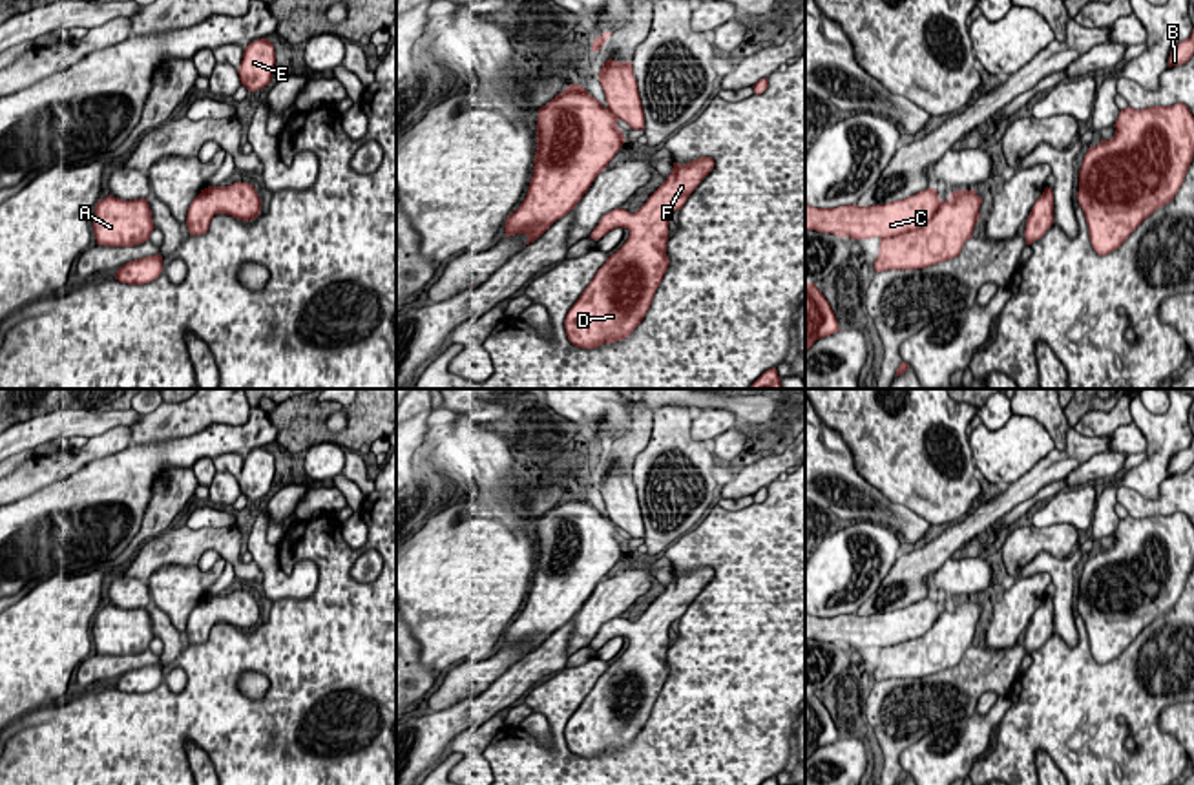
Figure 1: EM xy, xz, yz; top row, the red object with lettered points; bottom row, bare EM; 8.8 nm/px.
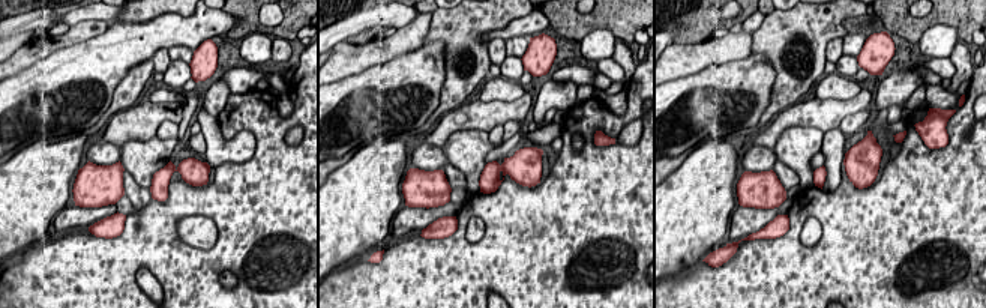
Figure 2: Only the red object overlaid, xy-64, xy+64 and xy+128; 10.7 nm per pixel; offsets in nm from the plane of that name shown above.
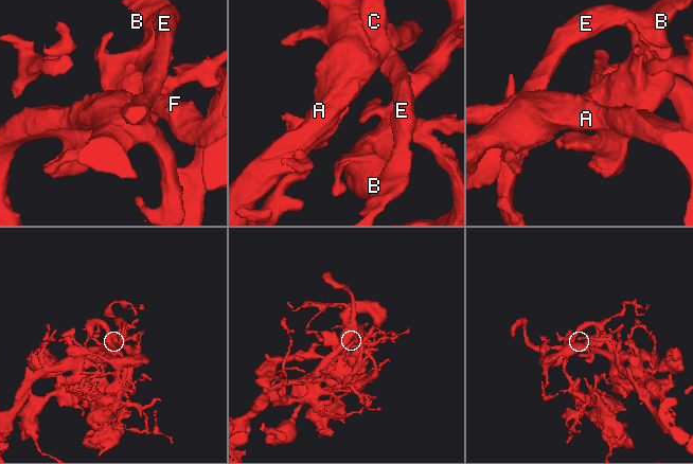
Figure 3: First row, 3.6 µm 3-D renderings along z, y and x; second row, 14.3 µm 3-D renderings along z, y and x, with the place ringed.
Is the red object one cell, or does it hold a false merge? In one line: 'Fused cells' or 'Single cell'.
Single cell

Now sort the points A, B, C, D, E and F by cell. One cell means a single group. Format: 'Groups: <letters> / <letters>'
Groups: A B C D E F

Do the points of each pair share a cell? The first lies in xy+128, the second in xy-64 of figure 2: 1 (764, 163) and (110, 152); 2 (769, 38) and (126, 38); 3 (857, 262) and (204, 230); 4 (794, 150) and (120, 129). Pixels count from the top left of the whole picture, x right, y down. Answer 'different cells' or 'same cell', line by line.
1: same cell
2: different cells
3: different cells
4: different cells

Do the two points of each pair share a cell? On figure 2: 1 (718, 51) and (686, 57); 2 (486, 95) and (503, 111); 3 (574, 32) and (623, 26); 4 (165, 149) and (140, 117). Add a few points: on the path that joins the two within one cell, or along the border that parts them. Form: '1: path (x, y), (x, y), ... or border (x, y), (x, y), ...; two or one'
1: path (710, 51), (694, 57); one
2: border (524, 92), (512, 101), (479, 99); two
3: path (586, 23), (611, 21); one
4: border (155, 134), (147, 140), (128, 140), (122, 146); two

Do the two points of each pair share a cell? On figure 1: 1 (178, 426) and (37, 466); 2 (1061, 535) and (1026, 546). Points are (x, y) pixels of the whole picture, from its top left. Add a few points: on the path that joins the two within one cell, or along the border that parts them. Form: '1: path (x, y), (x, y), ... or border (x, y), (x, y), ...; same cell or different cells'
1: path (143, 431), (119, 437), (72, 460); same cell
2: path (1052, 541), (1036, 541); same cell

